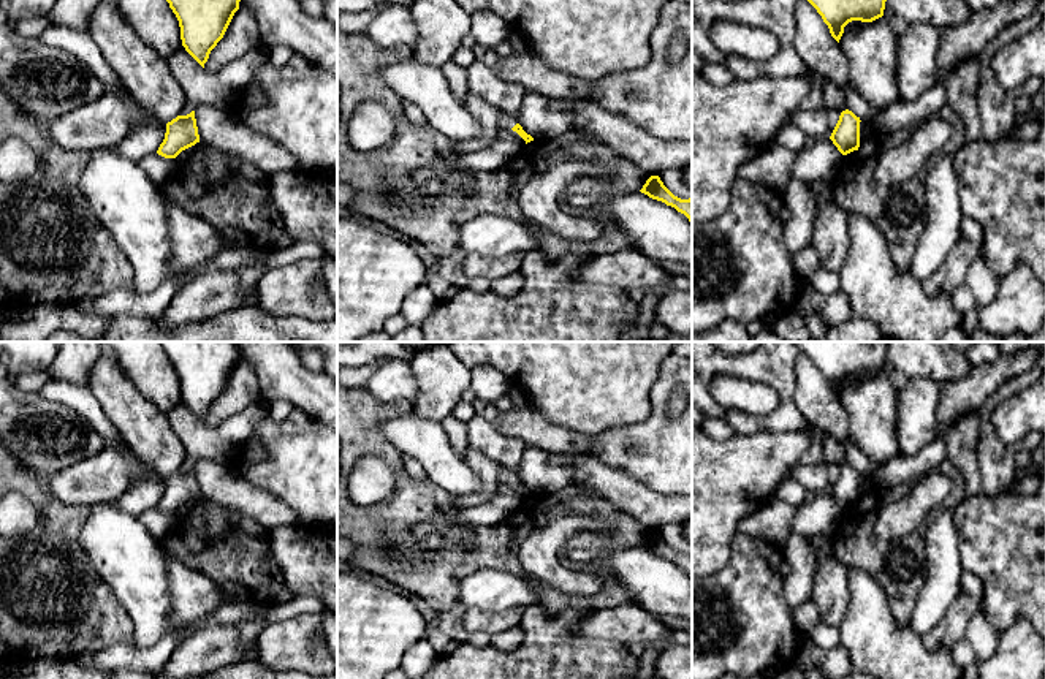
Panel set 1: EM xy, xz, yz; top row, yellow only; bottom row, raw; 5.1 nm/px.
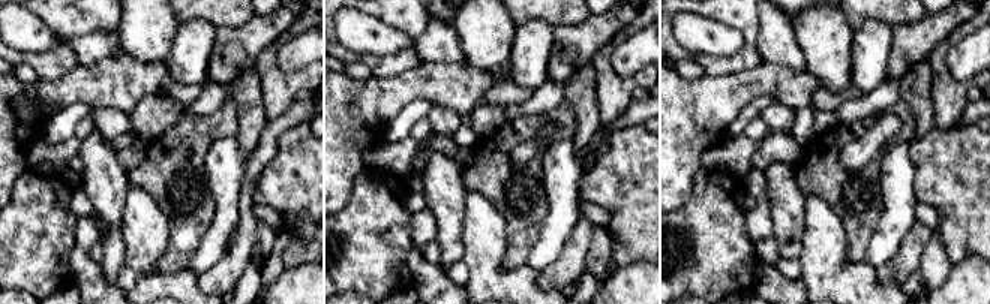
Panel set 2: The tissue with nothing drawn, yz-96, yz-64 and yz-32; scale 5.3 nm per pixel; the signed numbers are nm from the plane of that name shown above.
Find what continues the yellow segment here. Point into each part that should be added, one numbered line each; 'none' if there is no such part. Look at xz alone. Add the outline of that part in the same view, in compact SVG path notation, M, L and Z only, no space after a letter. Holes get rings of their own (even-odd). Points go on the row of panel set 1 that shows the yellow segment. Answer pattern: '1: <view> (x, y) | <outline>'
none

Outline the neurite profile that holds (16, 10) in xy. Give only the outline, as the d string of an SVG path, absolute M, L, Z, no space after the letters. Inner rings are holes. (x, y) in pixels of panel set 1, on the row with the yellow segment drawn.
M0 0L0 8L8 16L8 24L16 25L22 19L48 16L57 0Z

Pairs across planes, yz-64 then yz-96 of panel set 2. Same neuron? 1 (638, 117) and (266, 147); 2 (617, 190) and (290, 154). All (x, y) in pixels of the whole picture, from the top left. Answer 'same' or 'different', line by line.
1: same
2: same

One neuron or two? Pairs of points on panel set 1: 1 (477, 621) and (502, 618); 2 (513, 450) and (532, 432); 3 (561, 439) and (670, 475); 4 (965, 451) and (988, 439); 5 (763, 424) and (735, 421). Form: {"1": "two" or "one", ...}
{"1": "one", "2": "two", "3": "two", "4": "two", "5": "one"}

